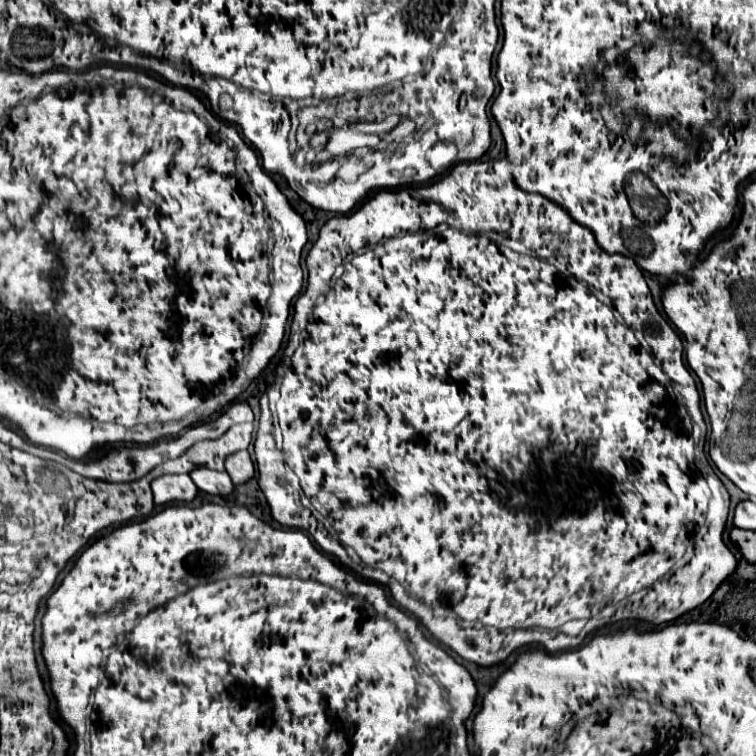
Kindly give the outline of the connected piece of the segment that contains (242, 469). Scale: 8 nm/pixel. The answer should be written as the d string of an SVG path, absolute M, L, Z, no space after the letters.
M249 452L229 454L225 458L225 470L227 470L229 478L233 480L233 484L243 484L249 478L253 478L253 474L255 474L255 468L253 468L253 462L249 458Z

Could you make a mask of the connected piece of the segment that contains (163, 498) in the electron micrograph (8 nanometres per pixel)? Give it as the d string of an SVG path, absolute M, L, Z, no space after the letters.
M189 474L177 476L161 476L151 482L151 490L155 496L155 504L169 504L169 502L191 502L197 496L197 486L189 478Z

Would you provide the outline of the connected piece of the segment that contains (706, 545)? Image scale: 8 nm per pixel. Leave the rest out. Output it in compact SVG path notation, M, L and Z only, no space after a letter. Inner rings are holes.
M488 160L488 161L483 161L483 162L471 162L471 164L469 164L469 162L461 162L461 164L455 164L455 166L453 166L453 168L451 168L451 172L449 172L449 174L445 174L445 176L443 176L443 178L439 178L439 180L437 180L437 182L433 182L433 184L425 184L425 186L409 186L409 188L397 188L397 190L379 190L379 192L377 192L377 194L375 194L375 196L373 196L373 198L369 198L369 200L367 200L367 202L363 202L363 204L361 204L361 206L359 206L359 208L357 208L357 210L353 210L353 212L351 212L351 214L345 214L345 216L333 216L333 218L331 218L331 220L327 220L327 222L325 222L325 226L323 226L323 228L321 228L321 232L319 232L319 238L317 238L317 242L315 242L315 244L313 244L313 246L312 246L312 247L311 247L311 249L310 249L310 251L309 251L309 253L308 253L308 255L307 255L307 257L306 257L306 264L307 264L307 270L308 270L308 276L309 276L309 278L307 278L307 290L305 290L305 292L303 292L303 294L301 294L301 296L299 296L299 298L297 298L297 300L296 300L296 301L295 301L295 316L293 316L293 318L295 318L295 320L293 320L293 322L295 322L295 326L293 326L293 330L295 330L295 332L301 332L301 336L303 336L303 338L301 338L301 344L299 344L299 348L297 348L297 350L295 350L295 354L293 354L293 358L291 358L291 368L289 368L289 370L287 370L287 374L285 374L285 376L287 376L287 378L285 378L285 380L283 380L283 384L281 384L281 398L279 398L279 400L277 400L277 410L276 410L276 406L275 406L275 412L273 412L273 411L272 411L272 410L271 410L271 409L270 409L270 408L269 408L269 401L268 401L268 397L267 397L267 395L266 395L266 393L264 393L264 394L263 394L263 395L262 395L262 396L261 396L261 397L260 397L260 400L259 400L259 404L260 404L260 416L261 416L261 417L260 417L260 418L259 418L259 428L257 428L257 438L255 438L255 456L257 456L257 458L255 458L255 460L257 460L257 484L259 484L259 488L261 488L261 492L263 492L263 494L265 494L265 500L267 500L267 506L269 506L269 510L271 510L271 516L273 516L273 520L277 520L277 522L279 522L279 524L283 524L283 526L287 526L287 528L297 528L297 530L305 530L305 532L309 532L309 534L311 534L311 536L313 536L313 540L315 540L315 542L317 542L317 544L319 544L319 546L321 546L321 548L323 548L323 550L325 550L325 552L327 552L327 554L333 554L333 556L337 556L337 558L339 558L339 560L340 560L340 561L339 561L339 563L340 563L340 564L342 564L342 565L343 565L343 566L347 566L347 568L350 568L350 570L352 570L352 571L353 571L353 572L357 572L357 574L359 574L359 576L361 576L361 578L371 578L371 580L373 580L373 582L377 582L377 584L385 584L385 586L387 586L387 588L389 588L389 592L391 592L391 598L393 598L393 600L395 600L395 602L397 602L397 604L399 604L399 606L401 606L401 608L405 608L405 610L407 610L407 612L411 612L411 614L413 614L413 616L415 616L415 618L417 618L417 620L419 620L419 622L421 622L421 624L423 624L423 626L425 626L425 628L427 628L427 630L429 630L429 632L431 632L431 634L433 634L433 636L435 636L435 638L437 638L437 640L439 640L439 642L441 642L441 644L445 644L445 646L447 646L447 648L451 648L451 650L453 650L453 652L455 652L455 654L459 654L459 656L461 656L461 658L463 658L463 660L469 660L469 662L475 662L475 664L479 664L479 666L491 666L491 664L497 664L497 662L503 662L503 660L505 660L505 658L507 658L507 656L509 656L509 654L511 654L511 652L513 652L513 650L517 650L517 648L521 648L521 646L525 646L525 644L543 644L543 646L545 646L545 648L547 648L547 650L549 650L549 652L557 652L557 650L565 650L565 648L577 648L577 646L579 646L579 644L581 644L581 642L583 642L583 638L585 638L585 636L587 636L587 634L589 634L589 632L591 632L591 630L597 630L597 628L585 628L585 626L586 626L586 624L587 624L587 623L588 623L588 622L590 622L590 621L592 621L592 620L593 620L593 622L595 622L595 624L598 624L598 627L600 627L600 629L602 629L602 628L604 628L604 627L606 627L606 626L609 626L609 625L612 625L612 624L610 624L610 623L609 623L609 622L610 622L610 620L613 620L613 622L619 622L619 620L643 620L643 622L651 622L651 624L665 624L665 622L673 622L673 620L675 620L675 618L679 618L679 616L681 616L681 614L685 614L685 612L689 612L689 610L693 610L693 608L697 608L697 606L701 606L701 604L703 604L703 602L705 602L705 600L707 600L707 598L709 598L709 596L711 596L711 594L713 594L713 592L715 592L715 590L717 590L717 586L719 586L719 584L721 584L721 582L723 582L723 580L725 580L725 578L727 578L727 576L729 576L729 574L733 574L733 572L735 572L735 566L737 566L737 560L735 560L735 556L733 556L733 554L731 554L731 552L729 552L729 548L727 548L727 546L725 546L725 544L723 544L723 538L721 538L721 534L723 534L723 528L725 528L725 520L727 520L727 510L723 510L723 512L719 512L719 514L715 514L715 516L713 516L713 518L707 518L707 532L705 532L705 534L704 534L704 535L701 535L701 534L697 534L697 532L696 532L696 528L697 528L697 526L699 526L699 524L703 524L703 520L705 520L705 514L707 514L707 504L709 504L709 500L711 500L711 490L709 490L709 488L707 488L707 482L705 482L705 480L703 480L703 478L699 478L699 476L697 476L697 464L695 464L695 442L693 442L693 438L691 438L691 426L689 426L689 424L691 424L691 420L689 420L689 416L691 416L691 418L693 418L693 422L695 422L695 424L697 424L697 426L699 426L699 428L701 428L701 440L703 440L703 436L705 436L705 422L703 422L703 416L701 416L701 410L699 410L699 392L697 392L697 386L695 386L695 380L693 380L693 376L691 376L691 372L689 372L689 370L687 370L687 368L685 368L685 364L683 364L683 342L681 342L681 338L679 338L679 336L677 336L677 334L675 334L675 330L673 330L673 328L671 328L671 326L669 326L669 324L667 324L667 320L665 320L665 318L663 318L663 316L661 316L661 314L659 314L659 312L657 312L657 308L655 308L655 304L653 304L653 298L651 298L651 292L649 292L649 288L647 288L647 282L645 282L645 278L643 278L643 274L641 274L641 270L639 270L639 268L637 268L637 264L635 264L635 260L633 260L633 258L629 258L629 256L621 256L621 254L607 254L607 252L605 252L605 250L603 250L603 248L599 248L599 246L595 246L595 250L593 250L593 254L591 254L591 256L587 256L587 252L589 252L589 250L591 250L591 248L593 248L593 242L595 242L595 244L597 244L597 240L595 240L595 236L593 236L593 232L591 232L591 230L589 230L589 228L585 228L585 226L581 226L581 224L577 224L577 222L575 222L575 220L573 220L573 218L571 218L571 216L569 216L569 214L565 214L565 212L563 212L563 208L561 208L561 206L559 206L559 204L555 204L555 202L551 202L551 200L549 200L549 198L545 198L545 196L541 196L541 194L531 194L531 192L523 192L523 190L521 190L521 188L517 188L517 184L515 184L515 180L513 180L513 174L511 174L511 164L510 164L510 163L509 163L509 162L507 162L507 160ZM565 240L571 240L571 242L573 242L573 240L575 240L575 242L577 242L577 244L575 244L575 246L577 246L577 248L575 248L575 246L569 246L569 242L567 242L567 244L565 244ZM571 276L573 276L573 280L581 280L581 282L585 282L585 284L589 284L589 286L593 286L593 288L597 288L597 290L601 290L601 292L603 292L603 294L605 294L605 296L607 296L607 298L609 298L609 300L611 300L611 304L613 304L613 308L617 308L617 312L619 312L619 314L621 314L621 316L623 316L623 320L625 320L625 324L629 324L629 328L627 328L627 326L625 326L625 324L619 324L619 322L617 322L617 320L615 320L615 316L613 316L613 310L611 310L611 308L609 308L609 306L607 306L607 304L603 304L603 302L599 302L599 300L597 300L597 298L595 298L595 296L593 296L593 294L589 294L589 288L573 288L573 286L571 286ZM631 328L633 328L633 330L639 330L639 332L643 332L643 336L645 336L645 340L647 340L647 344L649 344L649 348L651 348L651 354L653 354L653 356L651 356L651 354L649 354L649 352L647 352L647 350L643 350L643 348L641 348L641 346L639 346L639 342L637 342L637 340L635 340L635 336L633 336L633 330L631 330ZM672 382L675 382L675 384L677 384L677 386L679 386L679 392L681 392L681 398L683 398L683 404L685 404L685 408L687 408L687 412L689 412L689 416L687 416L687 412L685 412L685 408L683 408L683 406L679 406L679 404L677 404L677 398L675 398L675 392L673 392L673 386L672 386ZM287 436L301 436L301 440L295 440L295 442L297 442L297 444L295 444L295 442L293 442L293 444L289 444L289 448L285 448L285 450L281 450L281 448L282 448L282 443L283 443L283 442L287 442ZM517 536L519 536L519 538L521 538L521 542L523 542L523 546L517 546ZM691 543L693 543L693 548L694 548L694 550L693 550L693 556L691 556L691 559L690 559L690 561L688 561L688 562L686 562L686 560L685 560L685 559L683 559L683 556L684 556L684 554L685 554L685 552L686 552L686 551L687 551L687 548L688 548L688 546L689 546L689 544L691 544ZM624 600L627 600L627 601L629 601L629 604L625 604L625 605L624 605L624 606L625 606L625 608L623 608L623 609L625 609L625 610L618 610L618 606L619 606L619 604L620 604L620 603L621 603L621 602L623 602L623 601L624 601Z

